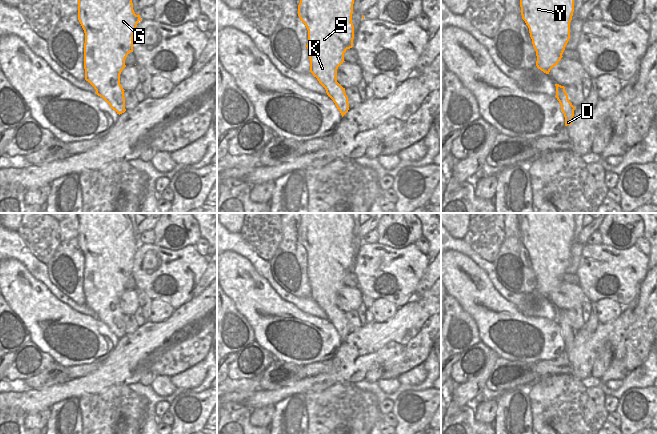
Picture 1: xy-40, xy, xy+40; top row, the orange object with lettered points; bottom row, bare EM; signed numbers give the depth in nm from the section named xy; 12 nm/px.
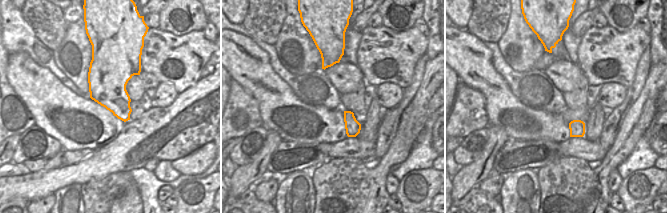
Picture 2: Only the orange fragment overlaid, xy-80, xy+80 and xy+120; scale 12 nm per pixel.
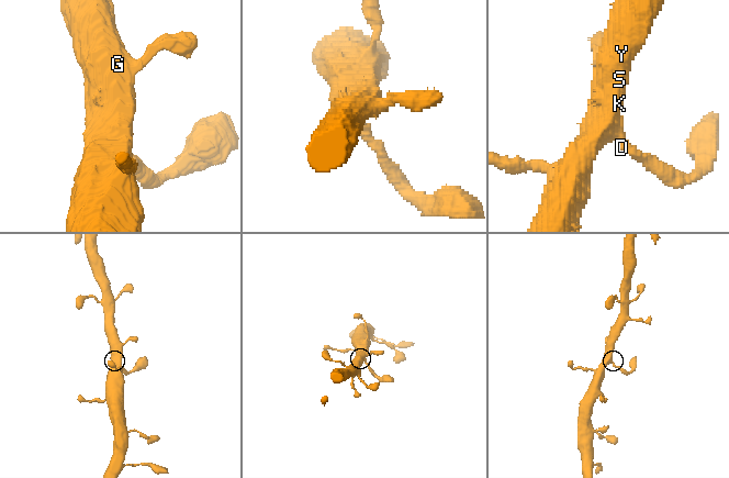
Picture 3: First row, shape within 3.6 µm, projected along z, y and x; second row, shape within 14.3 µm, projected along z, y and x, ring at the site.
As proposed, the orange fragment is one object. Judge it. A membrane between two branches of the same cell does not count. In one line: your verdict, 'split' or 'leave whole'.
leave whole

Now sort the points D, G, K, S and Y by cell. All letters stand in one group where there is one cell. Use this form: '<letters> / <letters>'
D G K S Y

